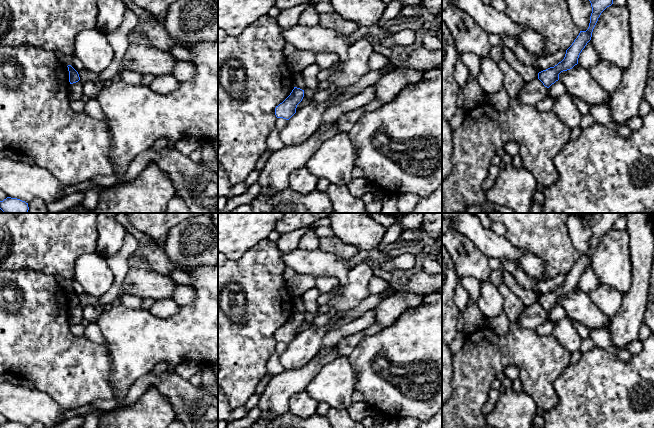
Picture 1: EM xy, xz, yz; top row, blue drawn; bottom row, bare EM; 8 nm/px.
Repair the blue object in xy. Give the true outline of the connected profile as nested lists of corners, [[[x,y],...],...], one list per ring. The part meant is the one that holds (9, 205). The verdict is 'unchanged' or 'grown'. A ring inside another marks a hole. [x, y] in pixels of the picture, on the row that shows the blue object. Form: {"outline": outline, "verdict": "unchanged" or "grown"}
{"outline": [[[7,197],[0,201],[0,209],[3,213],[28,213],[28,203],[17,198]]], "verdict": "unchanged"}

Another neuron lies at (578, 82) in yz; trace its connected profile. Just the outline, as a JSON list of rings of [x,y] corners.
[[[578,64],[570,70],[561,72],[559,81],[563,83],[570,95],[589,105],[609,104],[610,94],[596,83],[588,69]]]

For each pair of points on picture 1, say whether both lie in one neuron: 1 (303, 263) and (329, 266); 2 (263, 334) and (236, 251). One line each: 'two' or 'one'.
1: one
2: two

